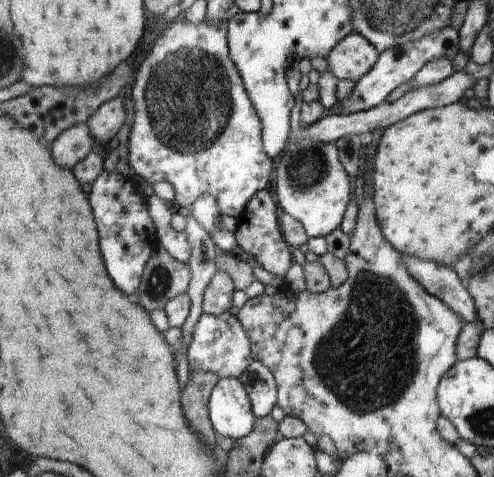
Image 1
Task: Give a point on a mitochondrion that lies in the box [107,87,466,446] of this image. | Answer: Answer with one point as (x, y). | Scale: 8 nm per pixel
(369, 360)

